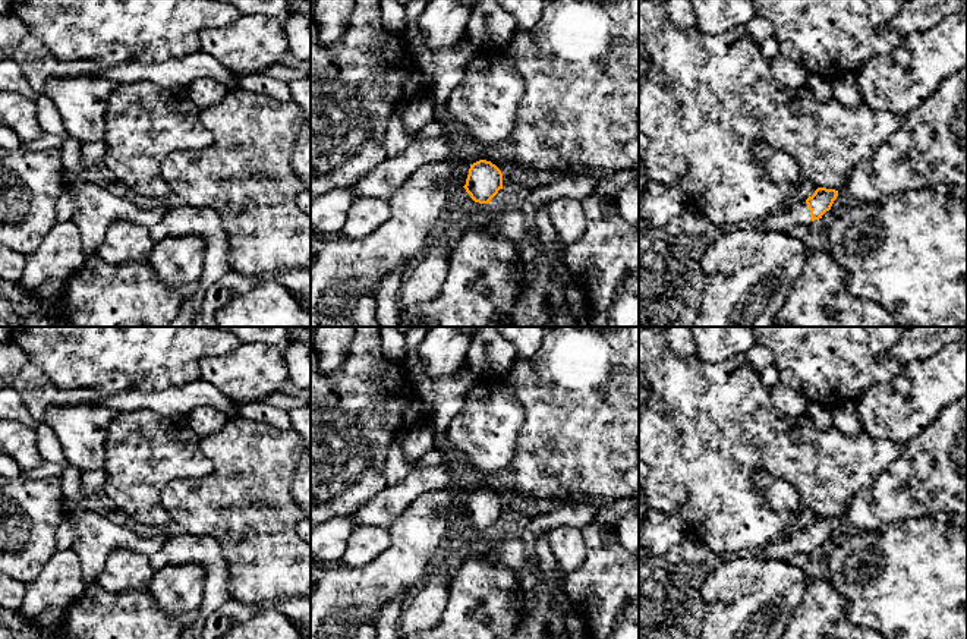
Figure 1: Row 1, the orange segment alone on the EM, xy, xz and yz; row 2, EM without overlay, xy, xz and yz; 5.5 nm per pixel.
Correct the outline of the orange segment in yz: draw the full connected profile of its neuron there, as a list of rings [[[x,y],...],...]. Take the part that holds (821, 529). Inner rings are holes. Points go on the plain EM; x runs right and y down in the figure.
[[[818,516],[806,529],[790,531],[779,539],[760,548],[759,558],[785,561],[793,554],[810,554],[831,538],[837,525],[838,519],[835,517]]]

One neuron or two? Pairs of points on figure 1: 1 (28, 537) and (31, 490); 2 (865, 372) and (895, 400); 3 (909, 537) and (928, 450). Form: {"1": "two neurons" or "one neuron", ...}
{"1": "one neuron", "2": "two neurons", "3": "two neurons"}

